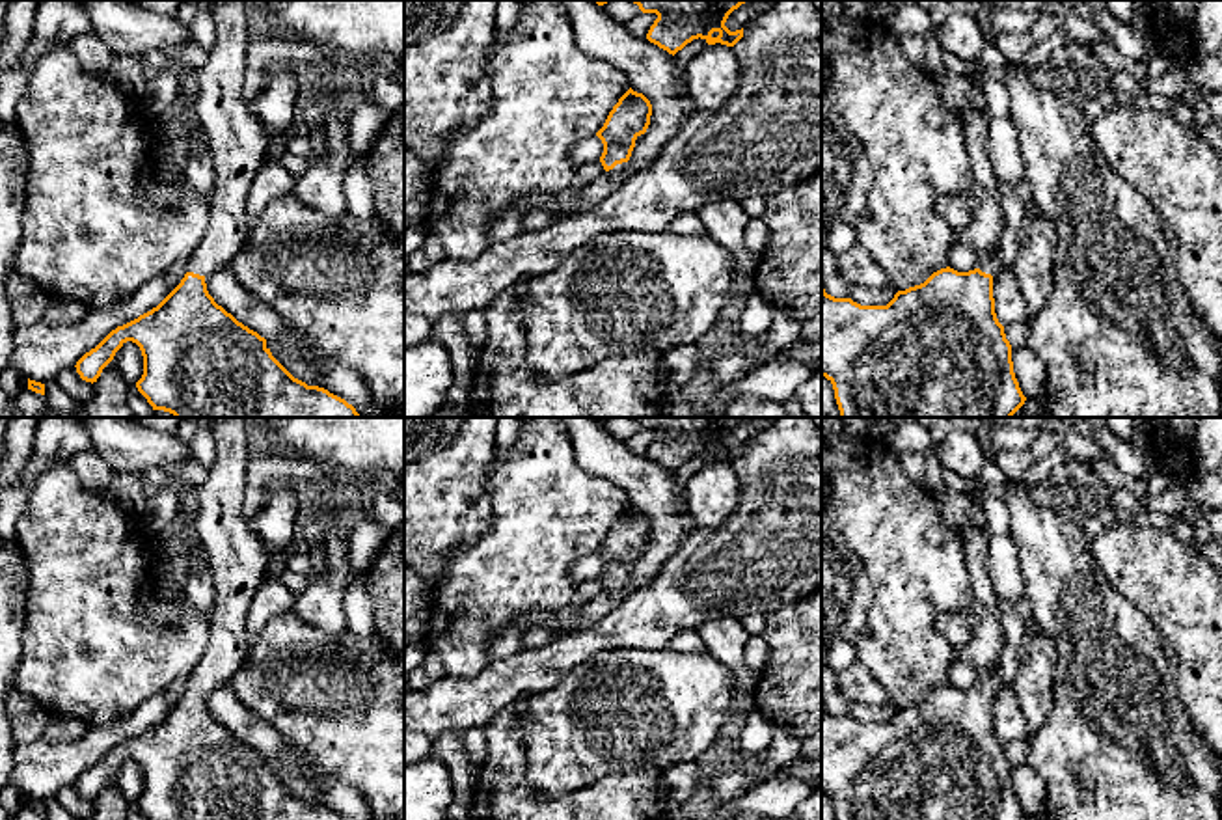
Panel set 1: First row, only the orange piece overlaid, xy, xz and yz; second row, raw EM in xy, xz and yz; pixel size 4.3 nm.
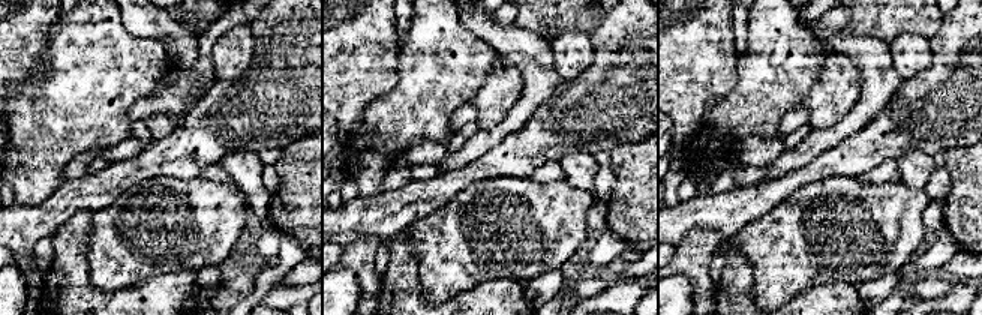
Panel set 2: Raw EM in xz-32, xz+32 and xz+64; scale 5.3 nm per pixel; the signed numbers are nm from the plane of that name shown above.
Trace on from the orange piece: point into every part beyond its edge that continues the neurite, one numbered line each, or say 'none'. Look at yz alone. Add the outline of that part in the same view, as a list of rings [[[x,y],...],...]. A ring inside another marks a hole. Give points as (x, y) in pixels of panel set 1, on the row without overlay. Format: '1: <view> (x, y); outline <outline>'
1: yz (988, 679); outline [[[997,665],[991,669],[976,669],[976,671],[978,671],[978,686],[982,690],[995,693],[1006,686],[997,671]]]

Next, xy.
1: xy (239, 560); outline [[[205,417],[216,457],[196,492],[194,531],[207,550],[214,578],[210,639],[186,678],[188,690],[209,693],[225,686],[248,654],[246,621],[255,591],[268,578],[268,548],[242,516],[246,466],[251,455],[248,417]]]

